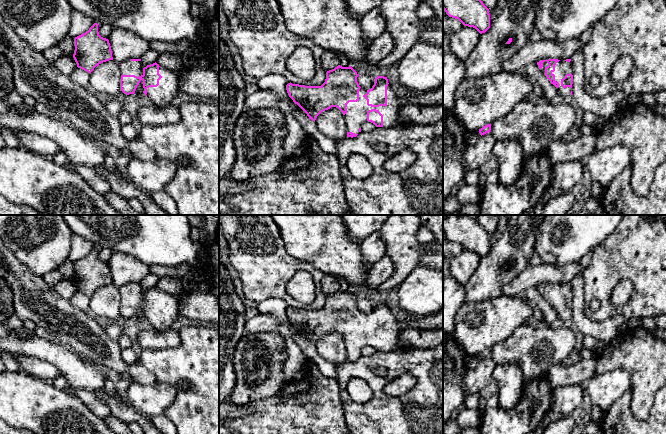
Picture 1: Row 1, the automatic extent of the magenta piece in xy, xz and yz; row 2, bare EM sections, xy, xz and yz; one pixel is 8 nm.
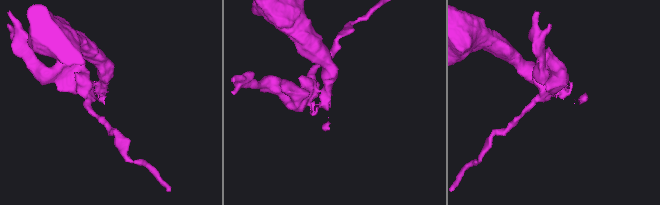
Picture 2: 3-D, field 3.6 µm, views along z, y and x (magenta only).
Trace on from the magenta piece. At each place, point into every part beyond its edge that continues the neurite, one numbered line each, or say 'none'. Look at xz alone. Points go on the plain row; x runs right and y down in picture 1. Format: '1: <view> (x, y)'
1: xz (356, 339)

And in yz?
1: yz (562, 291)

